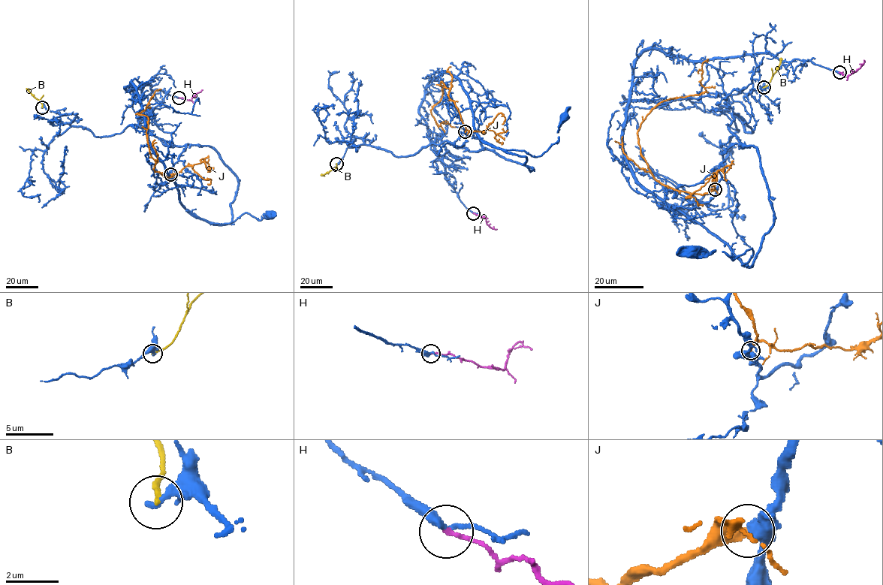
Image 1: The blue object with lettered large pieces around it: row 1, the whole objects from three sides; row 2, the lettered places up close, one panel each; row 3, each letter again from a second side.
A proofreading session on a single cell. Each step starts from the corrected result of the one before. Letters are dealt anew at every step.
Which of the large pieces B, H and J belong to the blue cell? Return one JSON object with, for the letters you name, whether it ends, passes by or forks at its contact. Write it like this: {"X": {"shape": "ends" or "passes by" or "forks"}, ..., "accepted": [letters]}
{"H": {"shape": "ends"}, "accepted": ["H"]}

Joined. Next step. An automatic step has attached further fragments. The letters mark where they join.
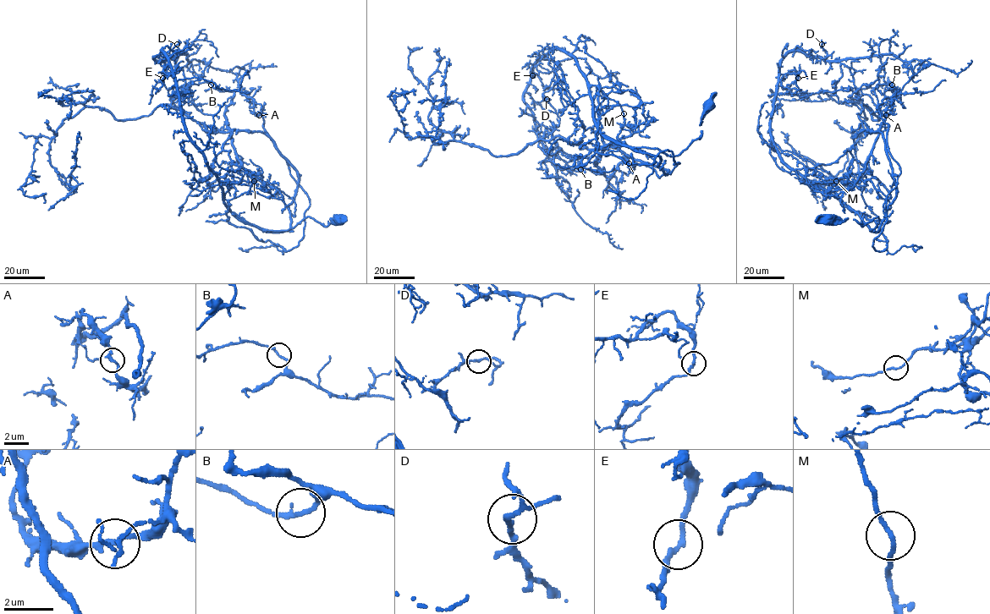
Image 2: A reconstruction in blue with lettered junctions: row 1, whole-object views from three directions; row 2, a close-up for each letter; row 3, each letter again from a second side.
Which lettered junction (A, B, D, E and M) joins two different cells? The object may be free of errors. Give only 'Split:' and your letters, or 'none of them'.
Split: B

